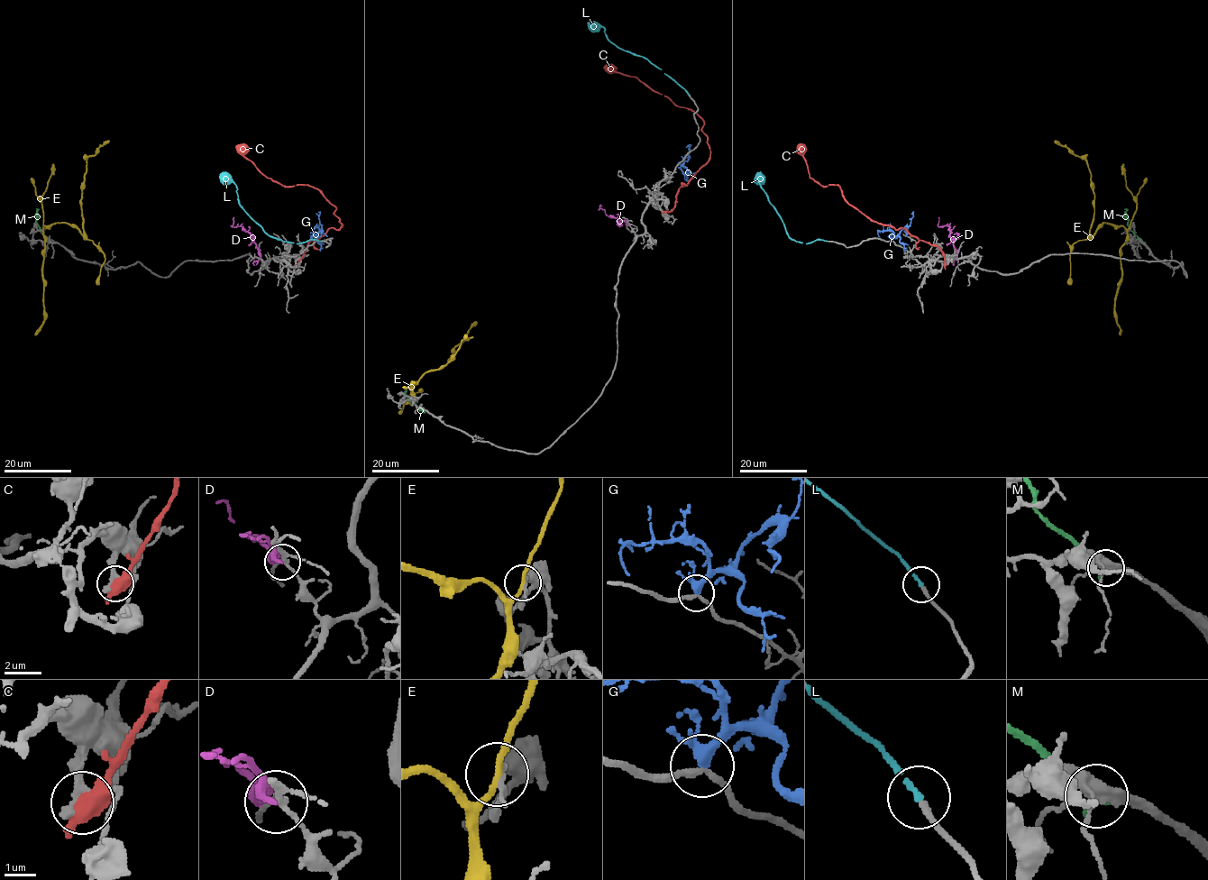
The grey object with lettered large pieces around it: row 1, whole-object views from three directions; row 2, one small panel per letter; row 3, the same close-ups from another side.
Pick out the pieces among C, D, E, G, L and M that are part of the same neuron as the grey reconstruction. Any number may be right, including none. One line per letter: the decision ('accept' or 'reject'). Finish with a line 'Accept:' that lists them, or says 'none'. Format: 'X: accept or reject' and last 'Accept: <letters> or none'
C: reject
D: reject
E: reject
G: reject
L: accept
M: reject
Accept: L

